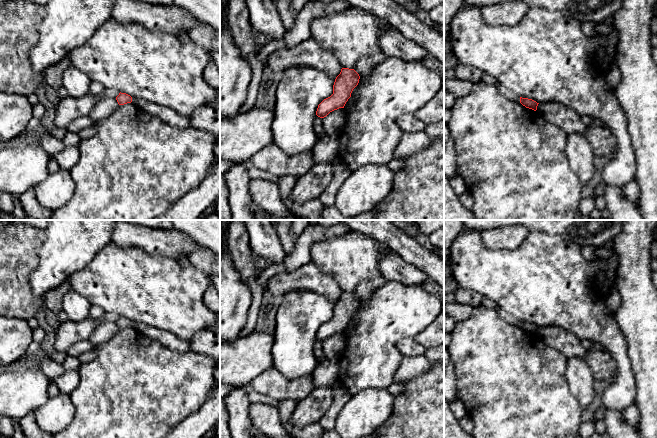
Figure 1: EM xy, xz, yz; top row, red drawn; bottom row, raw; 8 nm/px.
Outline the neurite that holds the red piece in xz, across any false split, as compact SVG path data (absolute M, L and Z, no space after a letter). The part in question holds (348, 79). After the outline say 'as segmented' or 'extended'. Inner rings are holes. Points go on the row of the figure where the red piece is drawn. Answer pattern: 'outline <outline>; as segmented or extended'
outline M342 68L335 79L333 94L318 105L316 115L324 118L332 111L344 108L353 89L358 85L359 79L360 76L354 69Z; as segmented

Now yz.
outline M520 97L520 103L523 106L525 106L526 108L532 109L534 111L537 110L537 106L539 104L536 101L532 100L532 99L522 98L522 97Z; as segmented

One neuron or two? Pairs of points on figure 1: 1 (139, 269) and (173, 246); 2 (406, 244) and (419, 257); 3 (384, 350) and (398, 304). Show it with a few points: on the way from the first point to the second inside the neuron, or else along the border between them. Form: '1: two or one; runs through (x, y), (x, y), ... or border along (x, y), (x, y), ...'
1: two; border along (137, 247), (151, 254), (168, 256), (176, 261)
2: one; runs through (409, 247), (416, 254)
3: one; runs through (384, 339), (384, 320), (389, 315)

